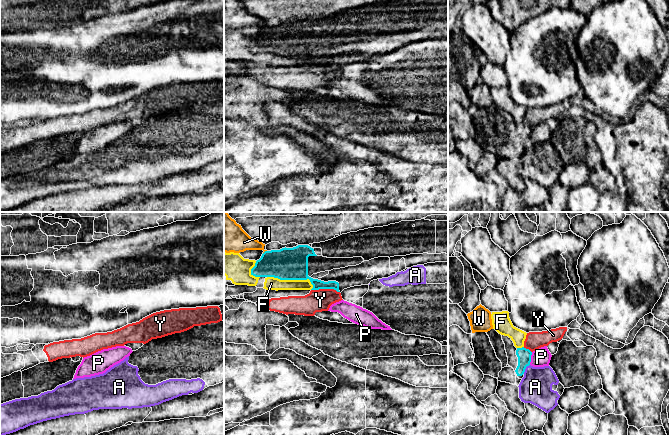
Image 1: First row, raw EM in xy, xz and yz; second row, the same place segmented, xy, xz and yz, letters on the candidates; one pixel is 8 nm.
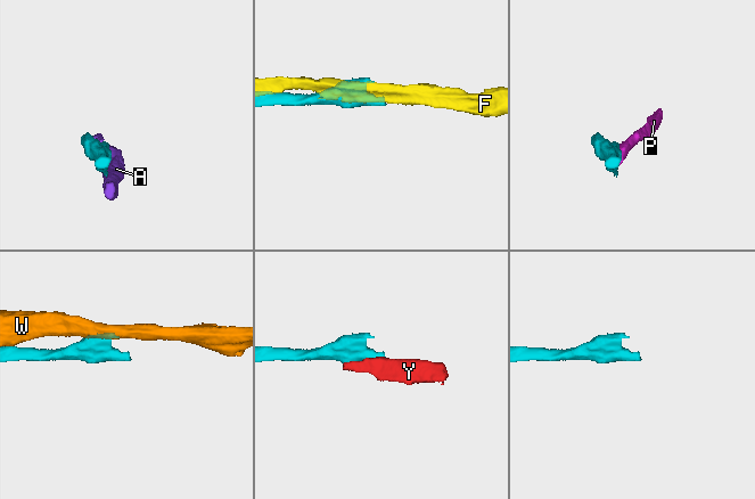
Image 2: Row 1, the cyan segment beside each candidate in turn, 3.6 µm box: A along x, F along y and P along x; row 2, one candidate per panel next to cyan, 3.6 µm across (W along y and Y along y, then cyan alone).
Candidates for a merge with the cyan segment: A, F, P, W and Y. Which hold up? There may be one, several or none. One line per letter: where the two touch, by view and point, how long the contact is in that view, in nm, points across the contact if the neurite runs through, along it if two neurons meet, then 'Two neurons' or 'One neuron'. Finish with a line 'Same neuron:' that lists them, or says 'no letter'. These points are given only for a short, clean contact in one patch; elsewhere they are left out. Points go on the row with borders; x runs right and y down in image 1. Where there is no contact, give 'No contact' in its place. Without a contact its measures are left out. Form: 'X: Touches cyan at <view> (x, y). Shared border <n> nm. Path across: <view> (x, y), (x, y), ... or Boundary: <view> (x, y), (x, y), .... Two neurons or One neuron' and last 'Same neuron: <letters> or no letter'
A: Touches cyan at yz (525, 368). Shared border 90 nm. Boundary: yz (529, 364), (523, 373). Two neurons
F: Touches cyan at xz (292, 279). Shared border 380 nm. Two neurons
P: Touches cyan at yz (530, 358). Shared border 110 nm. Boundary: yz (532, 352), (529, 364). Two neurons
W: Touches cyan at xz (264, 252). Shared border 40 nm. Two neurons
Y: Touches cyan at xz (325, 288). Shared border 240 nm. Boundary: xz (311, 289), (335, 289), (339, 292). Two neurons
Same neuron: no letter

